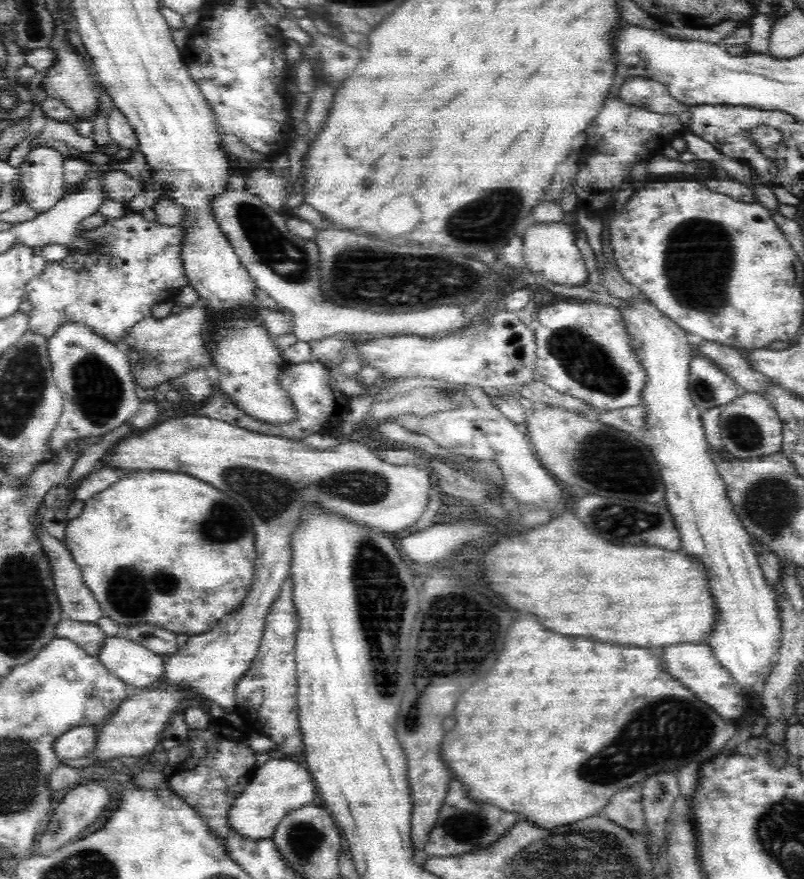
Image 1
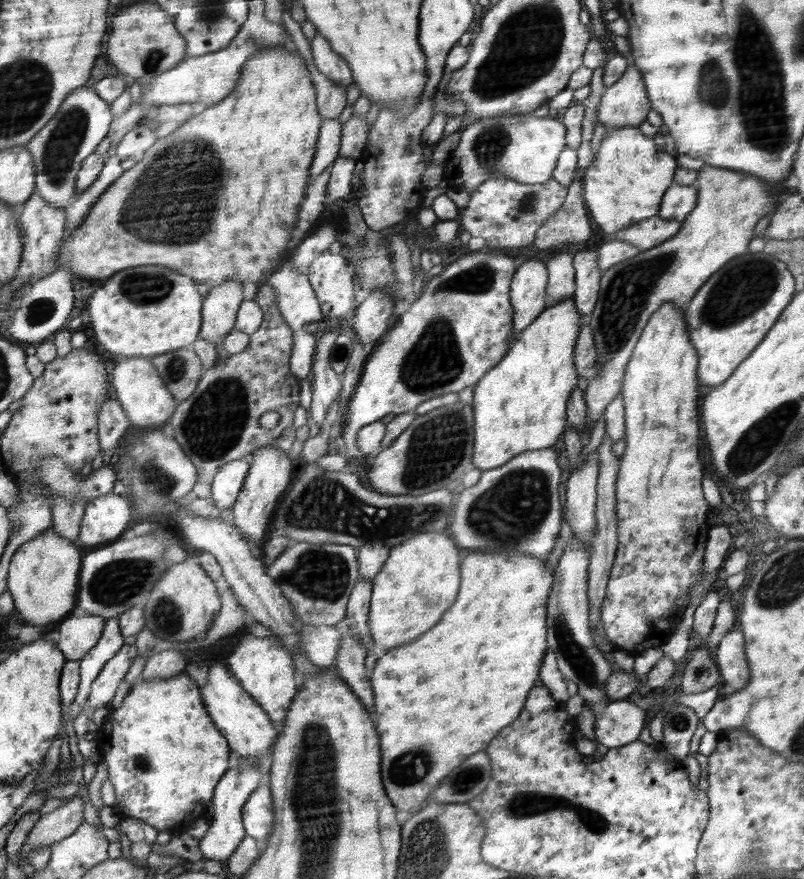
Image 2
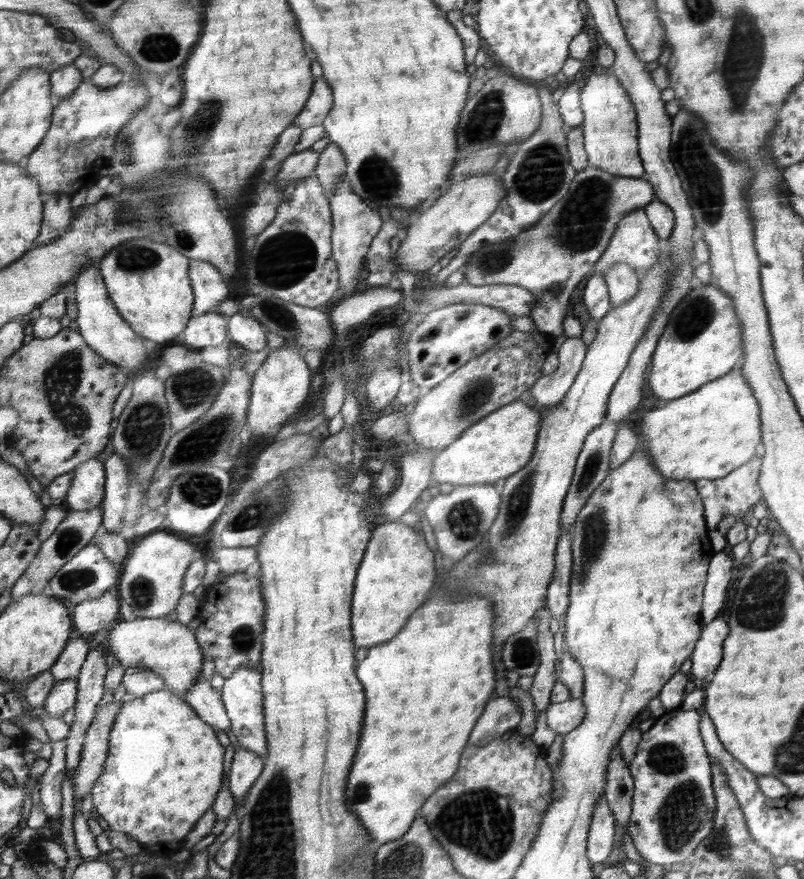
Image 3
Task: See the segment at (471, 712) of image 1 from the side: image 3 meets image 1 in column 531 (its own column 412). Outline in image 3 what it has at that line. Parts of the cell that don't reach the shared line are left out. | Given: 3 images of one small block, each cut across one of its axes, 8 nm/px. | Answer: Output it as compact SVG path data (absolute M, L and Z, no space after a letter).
M440 590L426 602L426 606L422 606L422 610L418 610L418 614L414 614L414 618L410 618L410 626L406 626L394 642L388 642L388 646L374 646L372 652L358 663L358 678L362 678L362 686L366 686L370 706L366 706L366 730L362 730L358 762L354 762L354 770L350 770L350 790L346 790L346 798L350 798L350 810L358 814L362 826L370 832L370 838L380 845L404 837L417 820L424 800L457 772L470 730L494 690L490 652L492 620L495 620L493 609L493 603L486 598L468 598L450 604L448 594Z

